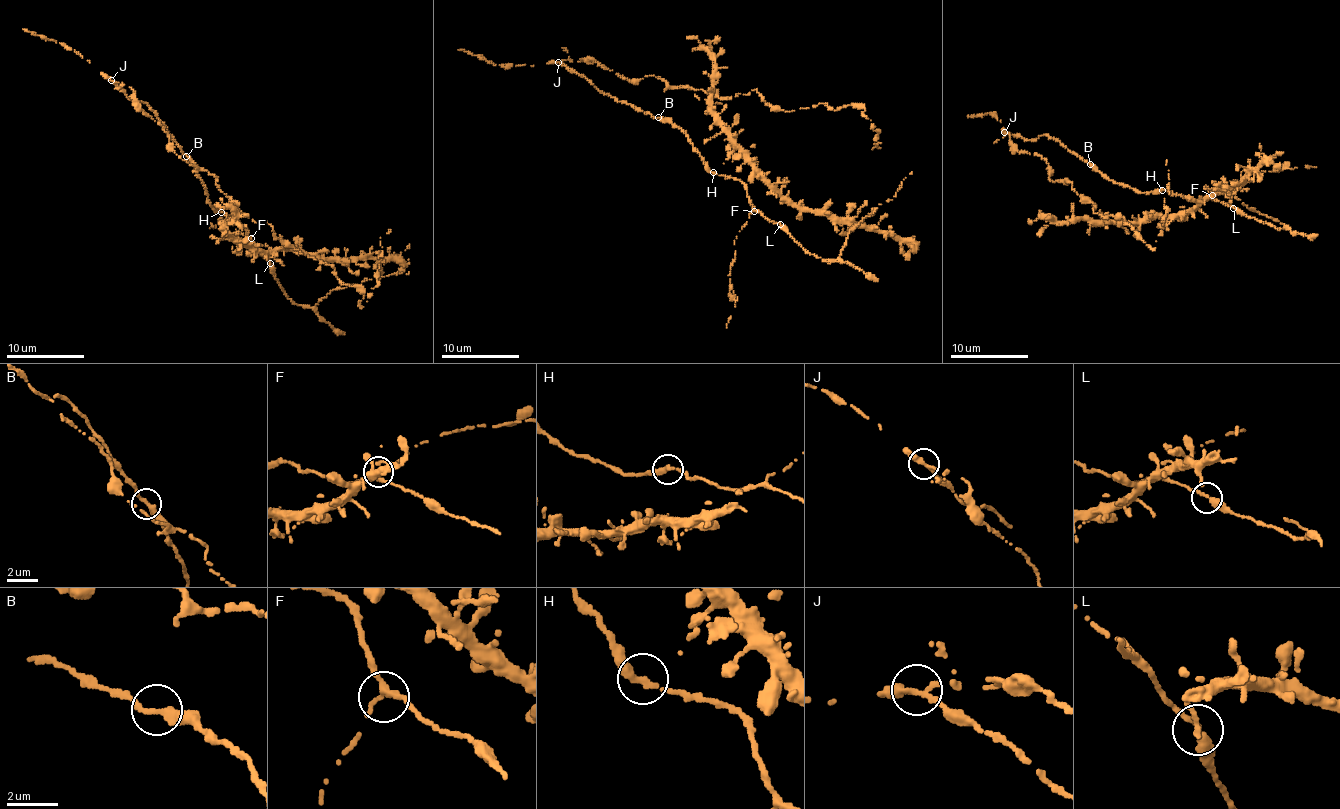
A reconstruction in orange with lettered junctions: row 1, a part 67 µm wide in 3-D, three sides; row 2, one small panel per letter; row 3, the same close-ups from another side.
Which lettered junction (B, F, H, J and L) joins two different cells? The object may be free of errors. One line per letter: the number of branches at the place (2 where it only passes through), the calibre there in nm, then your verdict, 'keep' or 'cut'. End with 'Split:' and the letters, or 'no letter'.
B: 2 | 300 nm | keep
F: 2 | 280 nm | keep
H: 2 | 280 nm | keep
J: 2 | 300 nm | cut
L: 2 | 280 nm | keep
Split: J

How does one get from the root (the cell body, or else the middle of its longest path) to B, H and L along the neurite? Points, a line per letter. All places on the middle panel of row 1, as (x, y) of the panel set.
B: (573, 70), (619, 102), (624, 101), (658, 117)
H: (573, 70), (619, 102), (660, 117), (681, 130), (693, 144), (693, 150), (713, 172)
L: (573, 70), (619, 102), (681, 130), (711, 172), (745, 184), (749, 202), (780, 224)

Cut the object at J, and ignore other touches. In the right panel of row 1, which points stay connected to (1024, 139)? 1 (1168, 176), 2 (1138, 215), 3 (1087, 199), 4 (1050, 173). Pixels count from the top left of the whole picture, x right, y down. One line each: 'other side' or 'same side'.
1: other side
2: same side
3: other side
4: other side

